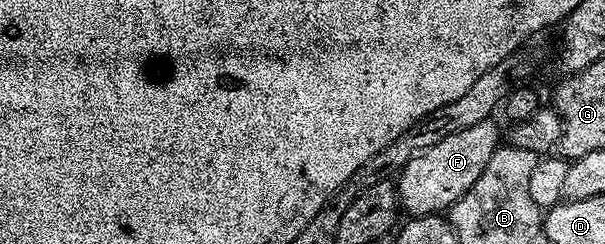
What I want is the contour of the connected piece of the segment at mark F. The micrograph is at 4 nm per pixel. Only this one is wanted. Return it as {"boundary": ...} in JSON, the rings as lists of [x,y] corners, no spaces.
{"boundary":[[[496,121],[480,122],[463,132],[451,132],[447,140],[439,140],[424,154],[416,154],[396,175],[397,197],[402,211],[406,215],[441,214],[454,206],[479,180],[483,168],[493,159],[494,152],[502,145],[501,130]]]}

